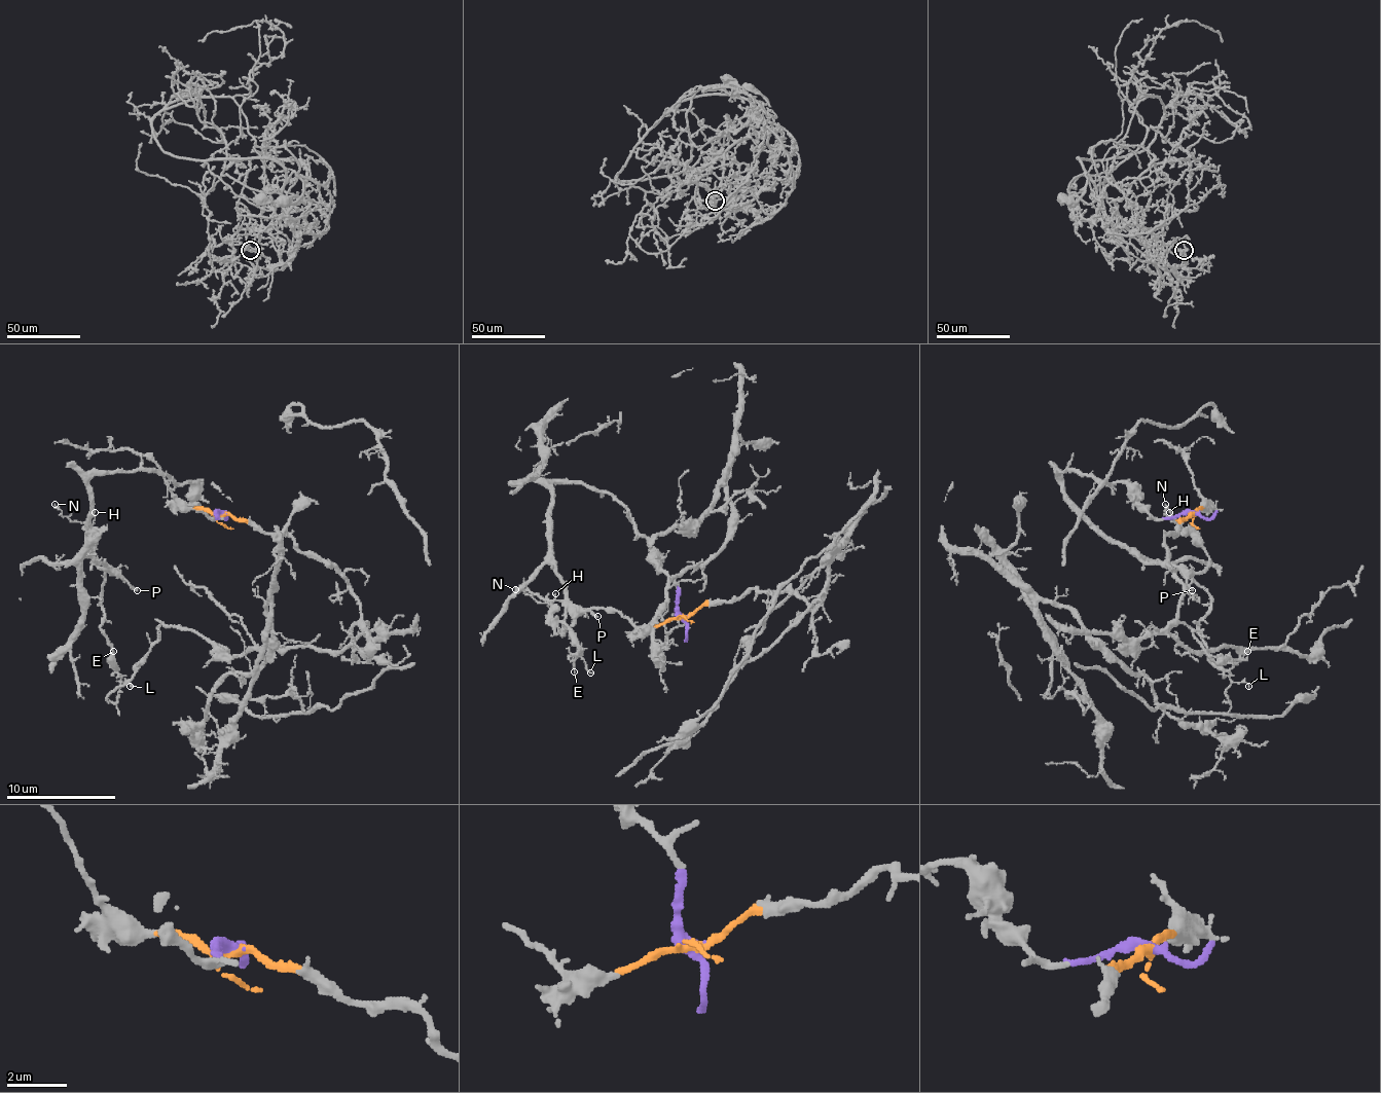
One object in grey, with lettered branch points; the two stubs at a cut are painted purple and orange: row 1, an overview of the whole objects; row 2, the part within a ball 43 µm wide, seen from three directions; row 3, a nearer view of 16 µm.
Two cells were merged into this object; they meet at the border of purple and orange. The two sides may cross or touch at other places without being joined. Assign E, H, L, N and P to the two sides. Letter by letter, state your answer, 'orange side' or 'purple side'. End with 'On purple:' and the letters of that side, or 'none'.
E: purple side
H: purple side
L: purple side
N: purple side
P: purple side
On purple: E, H, L, N, P

